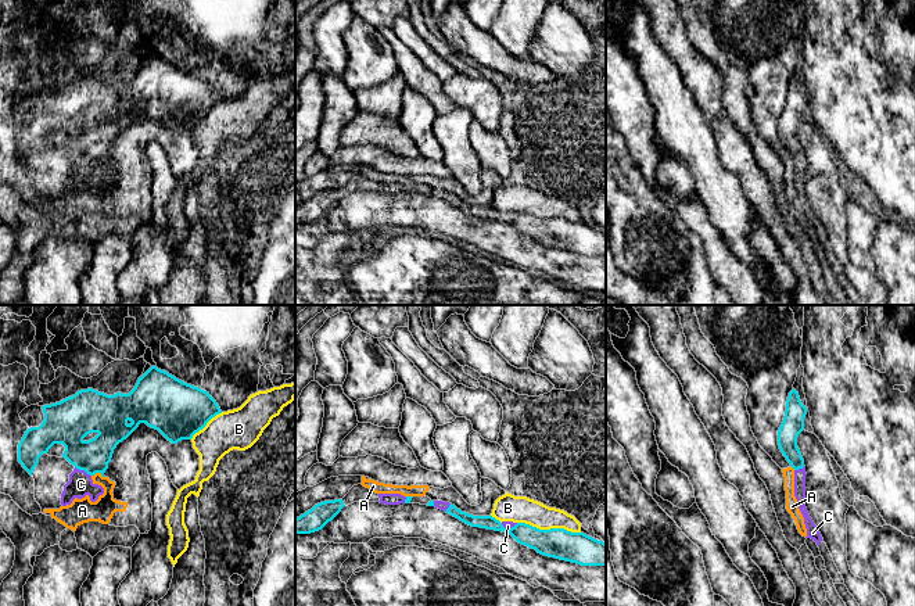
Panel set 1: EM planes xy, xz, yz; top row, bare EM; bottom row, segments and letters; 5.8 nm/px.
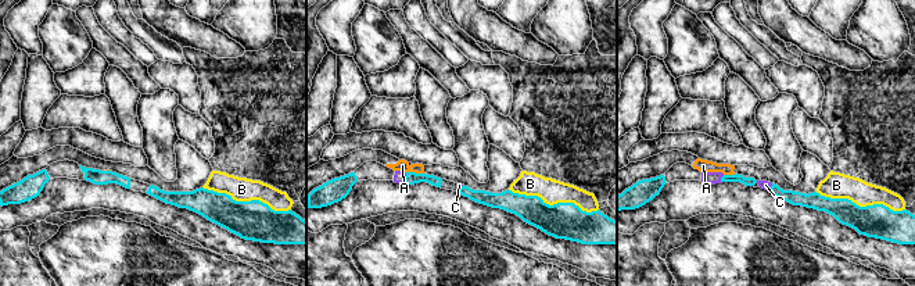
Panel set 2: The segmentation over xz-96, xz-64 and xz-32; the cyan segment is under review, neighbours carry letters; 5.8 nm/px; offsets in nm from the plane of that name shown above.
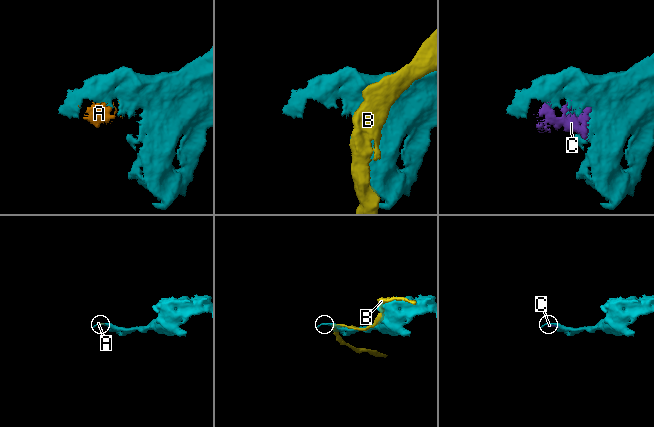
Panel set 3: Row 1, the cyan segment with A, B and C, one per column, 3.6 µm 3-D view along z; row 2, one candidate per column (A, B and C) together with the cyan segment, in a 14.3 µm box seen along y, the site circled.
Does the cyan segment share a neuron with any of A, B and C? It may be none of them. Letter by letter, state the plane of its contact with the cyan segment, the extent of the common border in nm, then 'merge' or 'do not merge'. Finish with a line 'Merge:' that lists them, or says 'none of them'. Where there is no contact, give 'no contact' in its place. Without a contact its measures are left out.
A: xy | 80 nm | do not merge
B: xz | 380 nm | do not merge
C: xy | 110 nm | merge
Merge: C

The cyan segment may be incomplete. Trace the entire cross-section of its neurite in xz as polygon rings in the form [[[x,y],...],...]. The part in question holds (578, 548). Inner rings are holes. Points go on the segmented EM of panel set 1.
[[[430,501],[427,506],[445,510],[471,527],[509,533],[518,544],[535,549],[543,556],[581,566],[606,566],[606,544],[584,533],[571,533],[564,528],[539,530],[525,523],[500,523],[491,514],[473,516],[442,501]]]

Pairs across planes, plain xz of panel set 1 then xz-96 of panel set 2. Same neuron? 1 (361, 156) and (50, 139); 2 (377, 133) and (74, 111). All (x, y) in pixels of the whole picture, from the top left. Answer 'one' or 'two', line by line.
1: one
2: one

